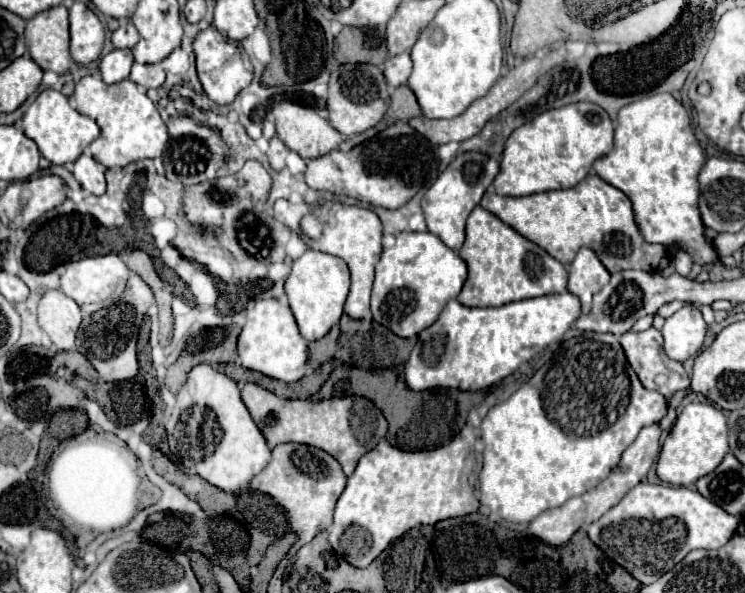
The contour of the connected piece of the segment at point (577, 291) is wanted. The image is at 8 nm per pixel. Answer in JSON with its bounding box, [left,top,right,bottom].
[568,247,610,313]

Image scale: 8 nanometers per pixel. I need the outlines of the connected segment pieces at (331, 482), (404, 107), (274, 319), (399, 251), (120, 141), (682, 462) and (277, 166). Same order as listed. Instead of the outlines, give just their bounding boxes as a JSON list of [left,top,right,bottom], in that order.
[[250,443,346,553],[386,85,422,125],[236,299,308,383],[372,233,466,337],[72,75,170,169],[656,403,728,487],[268,137,286,171]]

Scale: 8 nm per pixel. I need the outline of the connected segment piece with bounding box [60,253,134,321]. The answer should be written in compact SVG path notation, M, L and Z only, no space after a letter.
M114 253L102 257L86 257L64 265L64 273L60 277L60 289L78 303L84 321L84 317L88 317L88 314L92 315L102 307L110 307L116 303L116 299L122 295L128 285L127 279L130 279L128 273L132 275L134 272L130 272L130 269L124 265L124 261Z

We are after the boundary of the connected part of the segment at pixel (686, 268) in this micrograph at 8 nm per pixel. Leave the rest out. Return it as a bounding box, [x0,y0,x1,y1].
[674,251,692,277]

